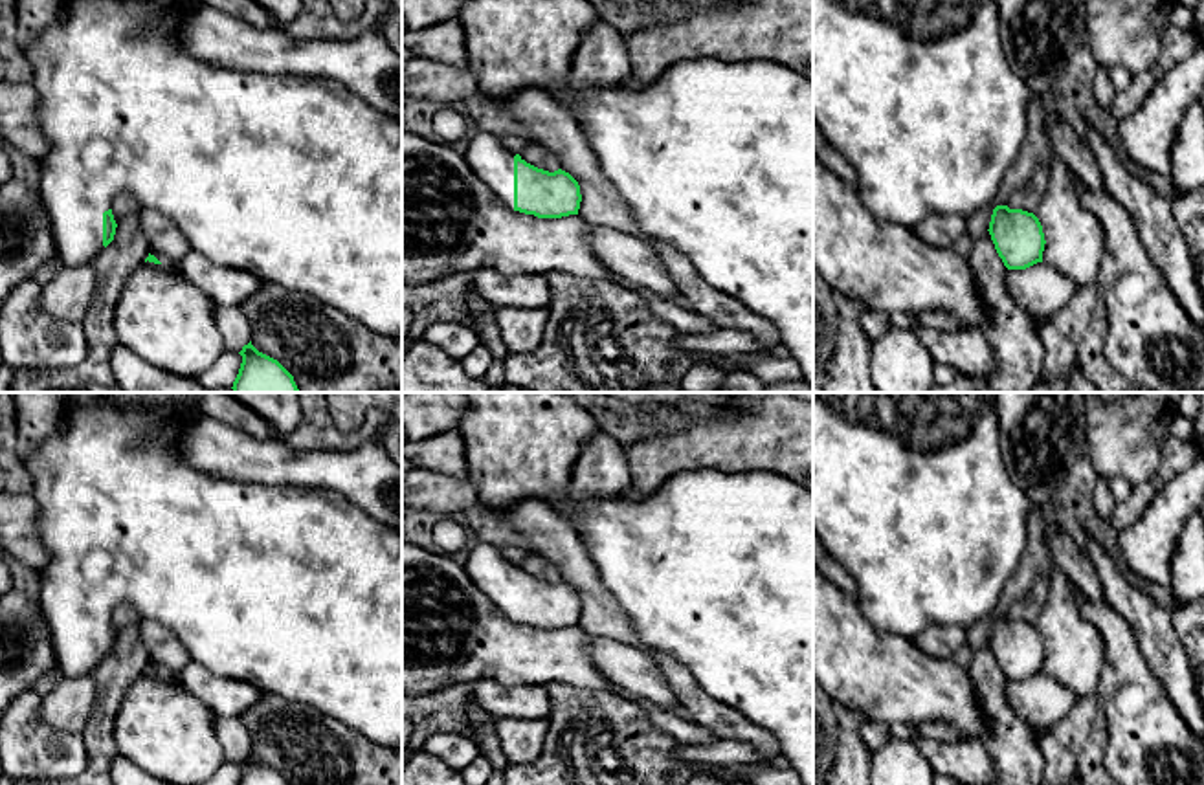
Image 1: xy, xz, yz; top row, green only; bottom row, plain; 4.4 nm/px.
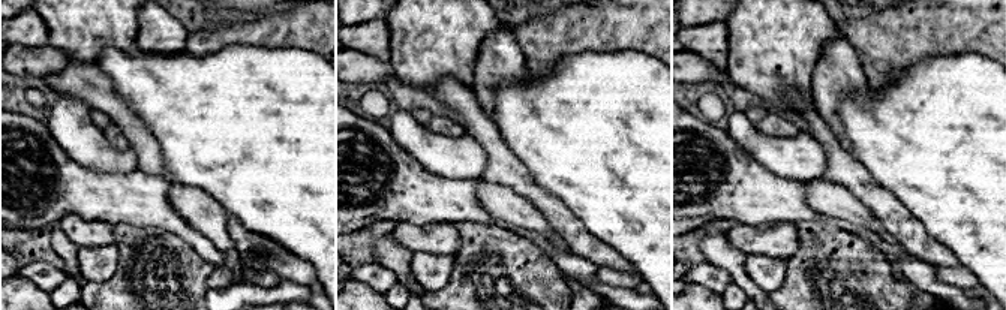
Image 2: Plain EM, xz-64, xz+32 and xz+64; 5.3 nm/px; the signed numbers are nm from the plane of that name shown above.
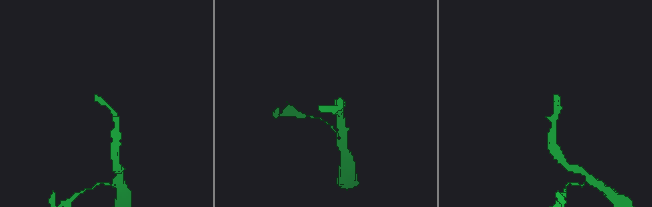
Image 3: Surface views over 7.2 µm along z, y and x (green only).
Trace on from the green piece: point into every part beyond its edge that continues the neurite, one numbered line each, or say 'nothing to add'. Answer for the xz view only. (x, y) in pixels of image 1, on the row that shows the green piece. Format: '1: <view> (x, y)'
1: xz (489, 158)

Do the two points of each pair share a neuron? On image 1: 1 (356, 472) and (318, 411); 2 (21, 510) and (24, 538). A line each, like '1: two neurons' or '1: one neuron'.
1: two neurons
2: one neuron

